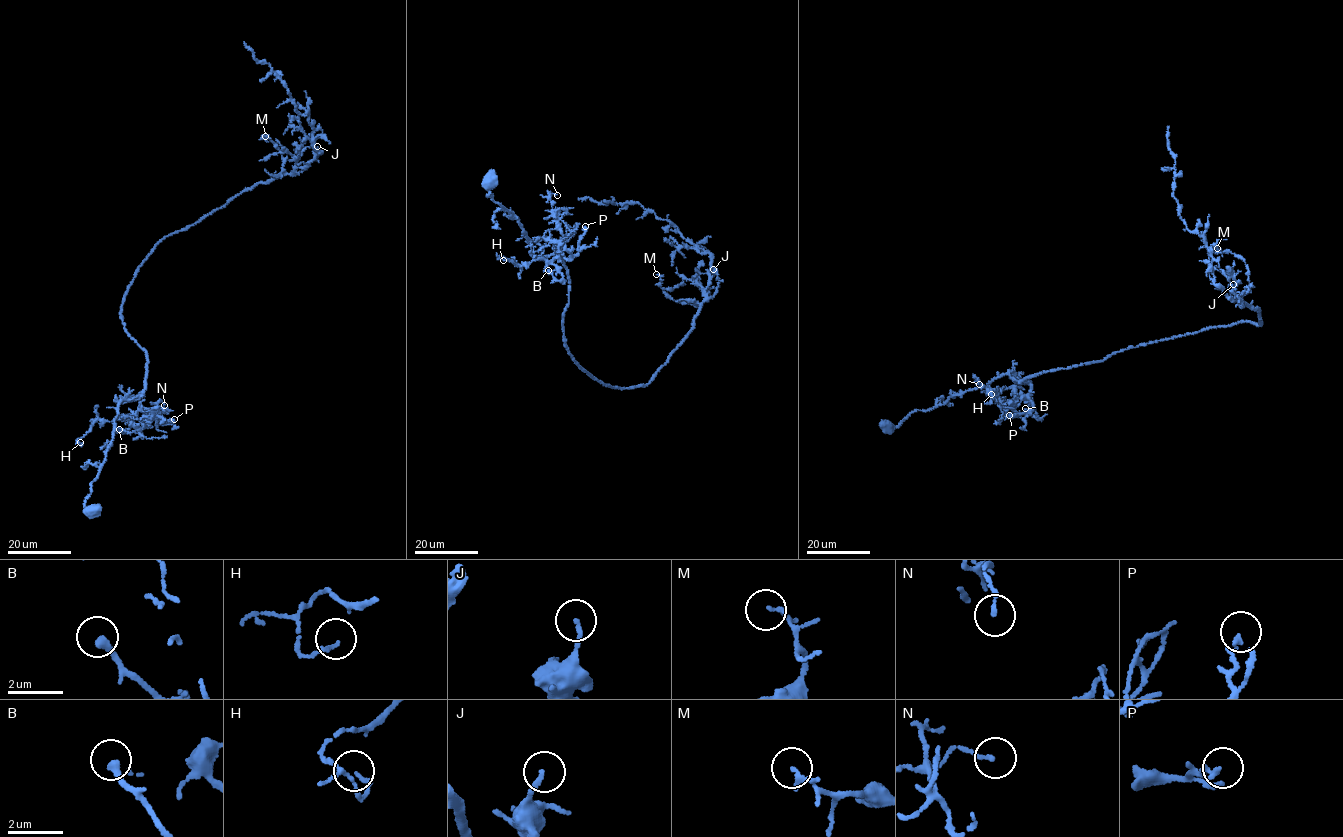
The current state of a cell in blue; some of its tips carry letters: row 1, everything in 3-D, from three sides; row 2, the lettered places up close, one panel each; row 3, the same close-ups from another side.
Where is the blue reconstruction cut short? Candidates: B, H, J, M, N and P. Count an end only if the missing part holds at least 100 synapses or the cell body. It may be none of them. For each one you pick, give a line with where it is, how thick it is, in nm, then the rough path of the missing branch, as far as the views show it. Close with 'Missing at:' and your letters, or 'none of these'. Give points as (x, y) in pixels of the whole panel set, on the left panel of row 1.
Missing at: none of these

